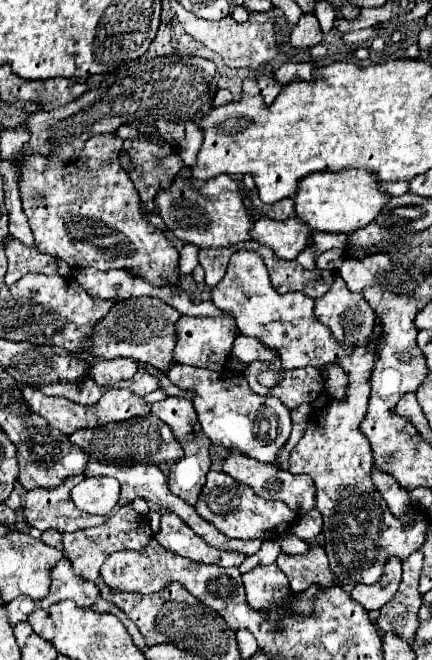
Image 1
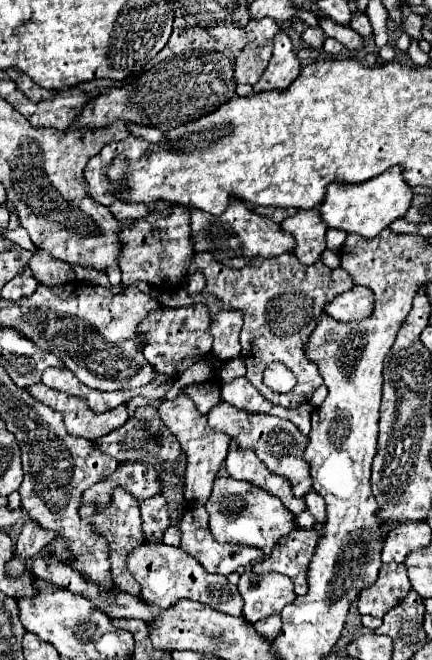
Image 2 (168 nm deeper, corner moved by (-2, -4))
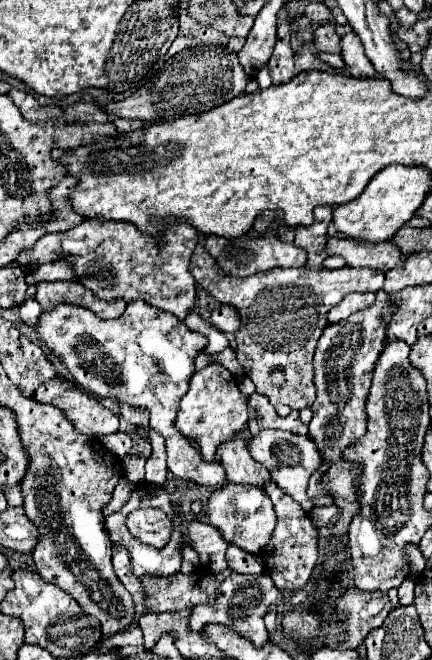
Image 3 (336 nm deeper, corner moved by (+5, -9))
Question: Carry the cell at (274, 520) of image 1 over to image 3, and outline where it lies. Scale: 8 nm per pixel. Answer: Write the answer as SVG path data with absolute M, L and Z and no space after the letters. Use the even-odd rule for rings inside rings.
M227 484L219 490L213 490L205 504L205 518L211 526L219 530L227 544L235 544L245 552L261 552L271 540L275 528L275 510L273 504L259 486L243 486L243 484Z

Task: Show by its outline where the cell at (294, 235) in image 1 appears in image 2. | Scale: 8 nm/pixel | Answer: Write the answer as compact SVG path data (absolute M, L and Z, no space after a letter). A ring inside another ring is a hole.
M318 209L298 211L296 215L282 221L282 229L294 235L296 249L294 255L300 263L312 265L320 259L322 251L326 249L326 225L320 217Z

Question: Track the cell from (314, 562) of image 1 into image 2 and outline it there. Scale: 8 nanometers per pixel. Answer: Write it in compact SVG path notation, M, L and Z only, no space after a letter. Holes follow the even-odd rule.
M296 527L274 545L272 555L268 559L272 571L278 571L278 573L288 575L292 579L296 595L306 593L306 587L308 587L306 569L308 569L310 559L314 555L317 541L318 535L314 531Z

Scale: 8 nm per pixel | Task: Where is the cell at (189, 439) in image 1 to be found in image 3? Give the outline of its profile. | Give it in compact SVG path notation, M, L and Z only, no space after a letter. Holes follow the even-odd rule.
M209 364L201 372L195 372L187 394L179 402L175 428L199 444L199 452L205 462L217 460L217 448L225 440L235 438L247 424L247 396L243 396L235 384L235 376L221 364Z

